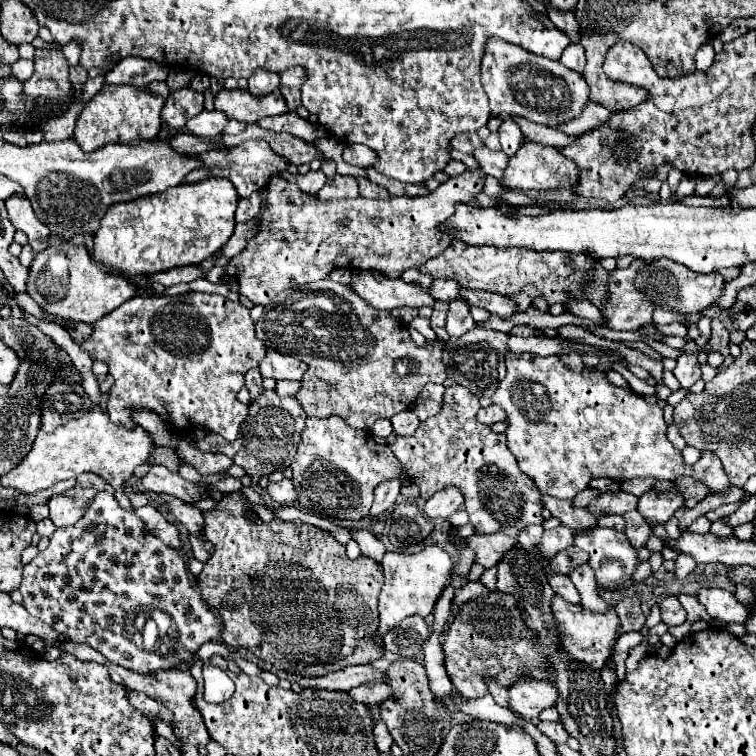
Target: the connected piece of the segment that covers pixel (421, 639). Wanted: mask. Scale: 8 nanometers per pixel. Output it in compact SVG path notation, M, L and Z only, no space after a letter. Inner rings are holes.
M406 618L394 630L390 630L390 634L386 634L384 650L402 658L422 660L422 648L428 636L430 632L422 618Z

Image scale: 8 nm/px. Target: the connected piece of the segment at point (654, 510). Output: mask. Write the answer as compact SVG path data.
M650 490L648 494L638 498L636 510L650 526L656 526L656 524L666 524L682 504L684 498L680 494L658 494Z

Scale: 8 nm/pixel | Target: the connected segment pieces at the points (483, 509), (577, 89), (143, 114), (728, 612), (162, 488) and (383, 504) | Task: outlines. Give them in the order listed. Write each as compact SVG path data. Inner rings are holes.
M452 384L444 392L442 410L420 422L412 436L398 436L390 444L390 450L418 484L424 500L434 496L438 488L456 486L466 500L466 512L476 534L502 530L514 538L514 534L520 534L530 524L544 524L542 494L536 490L532 478L518 470L516 458L506 448L506 436L492 432L490 426L476 420L478 408L478 398L470 390Z
M490 38L490 42L486 44L486 52L482 58L482 86L488 94L492 116L516 114L516 116L528 118L536 124L544 124L550 128L558 128L558 126L578 118L582 114L582 110L586 108L586 104L590 102L590 90L588 90L588 84L582 74L566 68L562 62L554 62L550 58L532 54L524 48L518 48L516 44L510 44L510 42L504 42L498 38Z
M104 84L102 90L86 104L82 114L76 120L74 140L84 152L94 152L110 142L116 144L140 144L154 140L160 134L162 120L160 110L164 106L164 98L152 92L144 92L136 86L118 86L118 84Z
M700 588L696 592L698 602L706 608L706 612L714 618L724 620L726 624L730 622L738 622L744 624L750 616L748 608L742 606L732 592L722 590L722 588Z
M154 464L150 466L150 472L140 480L144 490L148 492L166 492L166 494L172 494L184 502L194 502L194 500L200 500L200 494L204 490L196 488L194 484L190 484L188 480L184 480L178 472L170 472L166 466L160 466L160 464Z
M388 480L388 482L380 482L378 488L374 490L374 504L370 510L370 516L378 516L382 514L386 508L394 506L394 502L400 496L400 480Z

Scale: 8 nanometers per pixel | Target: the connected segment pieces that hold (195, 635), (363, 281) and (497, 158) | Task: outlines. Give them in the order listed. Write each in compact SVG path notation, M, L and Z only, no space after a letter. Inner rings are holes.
M98 492L78 524L58 528L52 534L48 548L24 566L20 592L24 596L22 604L32 616L42 618L48 626L54 626L54 630L70 640L96 648L110 662L138 672L176 668L180 662L190 660L200 644L210 642L220 634L220 618L208 610L206 602L200 598L200 592L190 586L188 568L182 554L156 538L134 512L122 510L110 492ZM132 598L148 598L152 610L162 610L172 618L174 638L170 638L170 644L146 650L140 634L132 630L136 628L134 618L116 618L116 614L132 614Z
M356 270L352 282L350 282L350 288L372 308L378 308L378 310L392 310L392 308L400 308L400 306L432 306L436 300L430 298L430 292L424 290L422 286L416 286L416 284L406 284L402 278L394 280L394 278L388 278L384 274L380 274L378 270Z
M484 146L484 148L474 150L472 156L478 160L480 168L482 168L486 174L490 174L490 176L498 178L498 182L502 182L502 172L504 172L504 166L506 166L504 162L508 162L506 154L502 154L502 152L492 152L492 150L488 150L488 148Z

